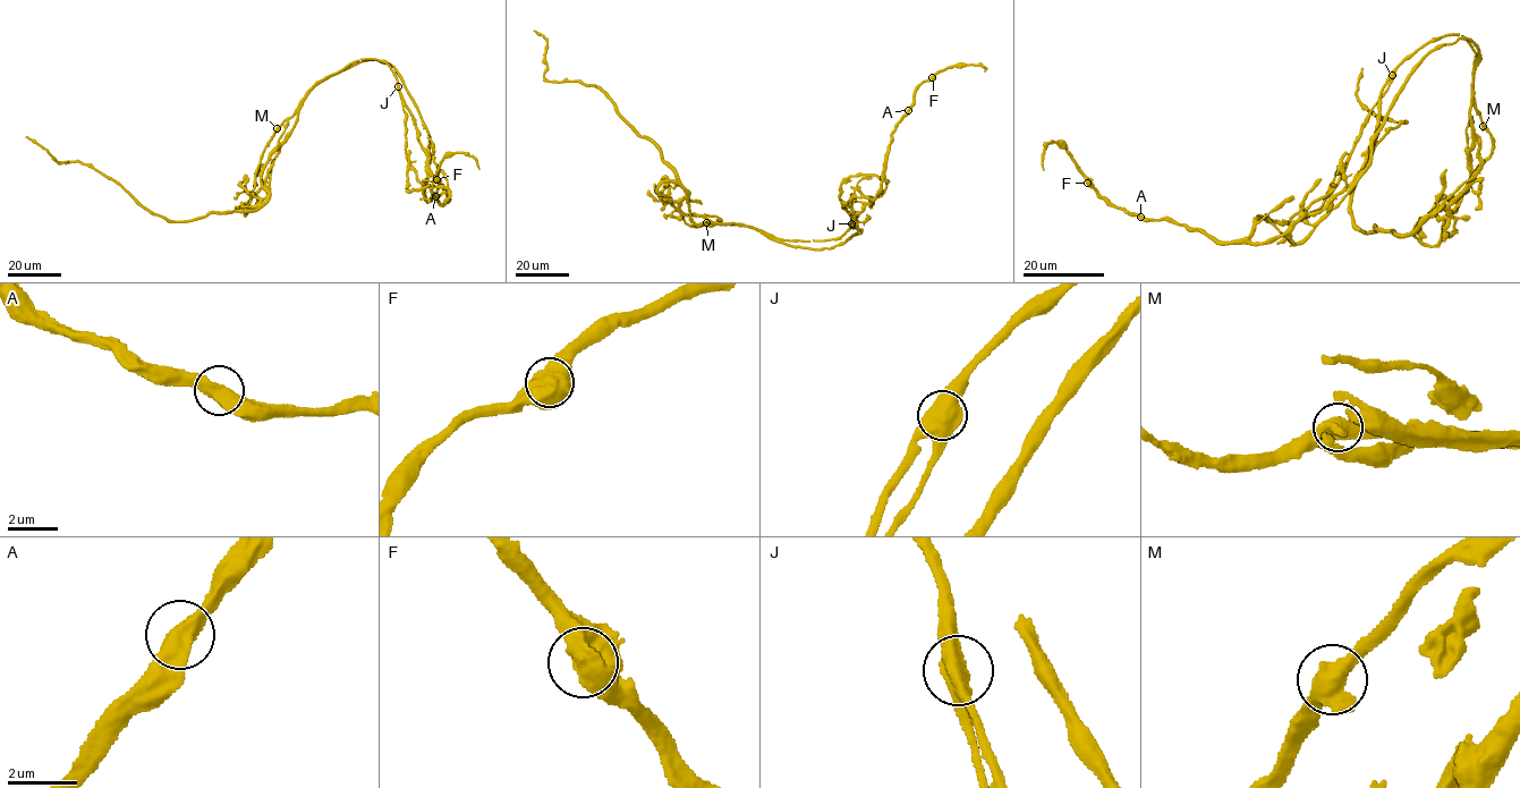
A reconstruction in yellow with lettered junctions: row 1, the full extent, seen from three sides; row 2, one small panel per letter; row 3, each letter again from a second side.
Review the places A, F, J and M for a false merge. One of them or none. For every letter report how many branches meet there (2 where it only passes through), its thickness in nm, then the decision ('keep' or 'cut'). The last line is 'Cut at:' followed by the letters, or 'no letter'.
A: 2 | 550 nm | keep
F: 3 | 700 nm | keep
J: 3 | 550 nm | cut
M: 2 | 650 nm | keep
Cut at: J

